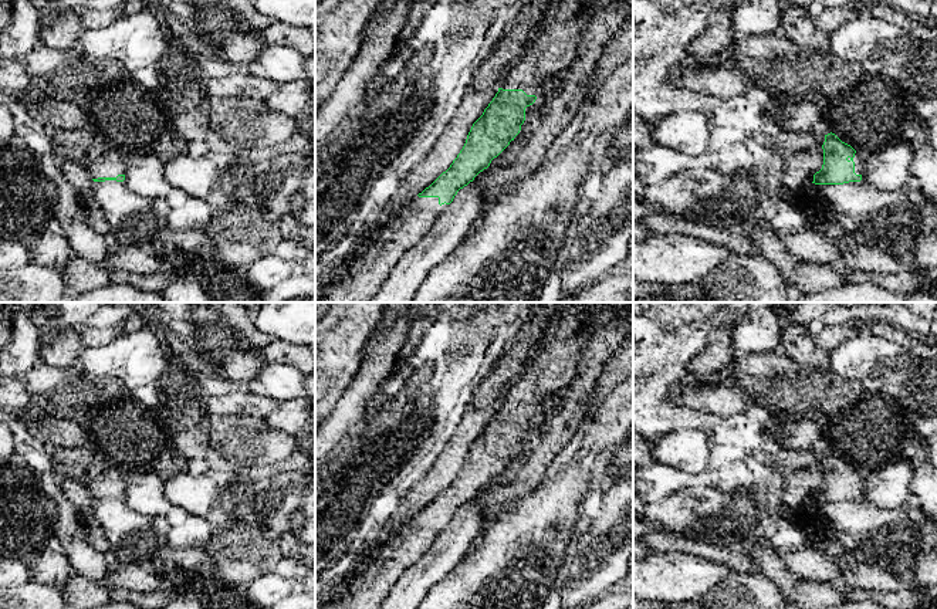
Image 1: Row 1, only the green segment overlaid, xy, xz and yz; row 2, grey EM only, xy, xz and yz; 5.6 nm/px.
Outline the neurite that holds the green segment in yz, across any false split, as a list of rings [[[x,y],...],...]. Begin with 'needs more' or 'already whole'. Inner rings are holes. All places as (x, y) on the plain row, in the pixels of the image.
needs more; [[[835,451],[825,453],[823,483],[813,493],[815,503],[843,503],[860,500],[863,488],[863,473],[850,463],[842,460]]]

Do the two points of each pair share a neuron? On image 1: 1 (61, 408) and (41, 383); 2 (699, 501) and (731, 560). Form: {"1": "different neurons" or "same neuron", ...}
{"1": "same neuron", "2": "different neurons"}

